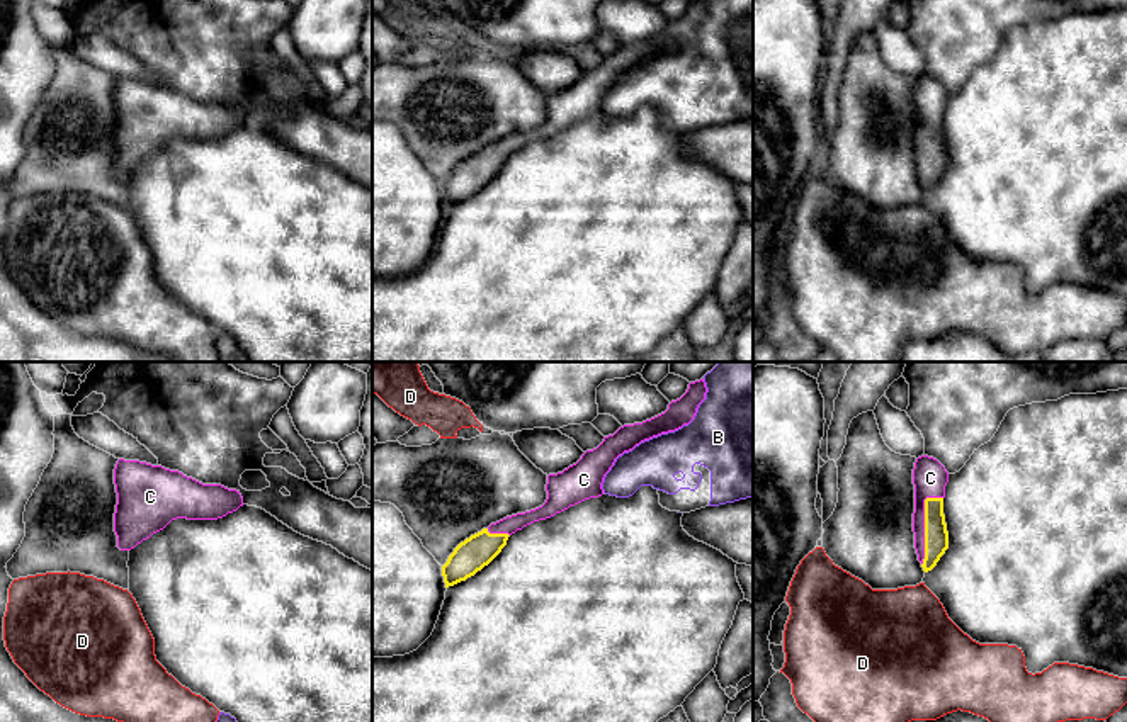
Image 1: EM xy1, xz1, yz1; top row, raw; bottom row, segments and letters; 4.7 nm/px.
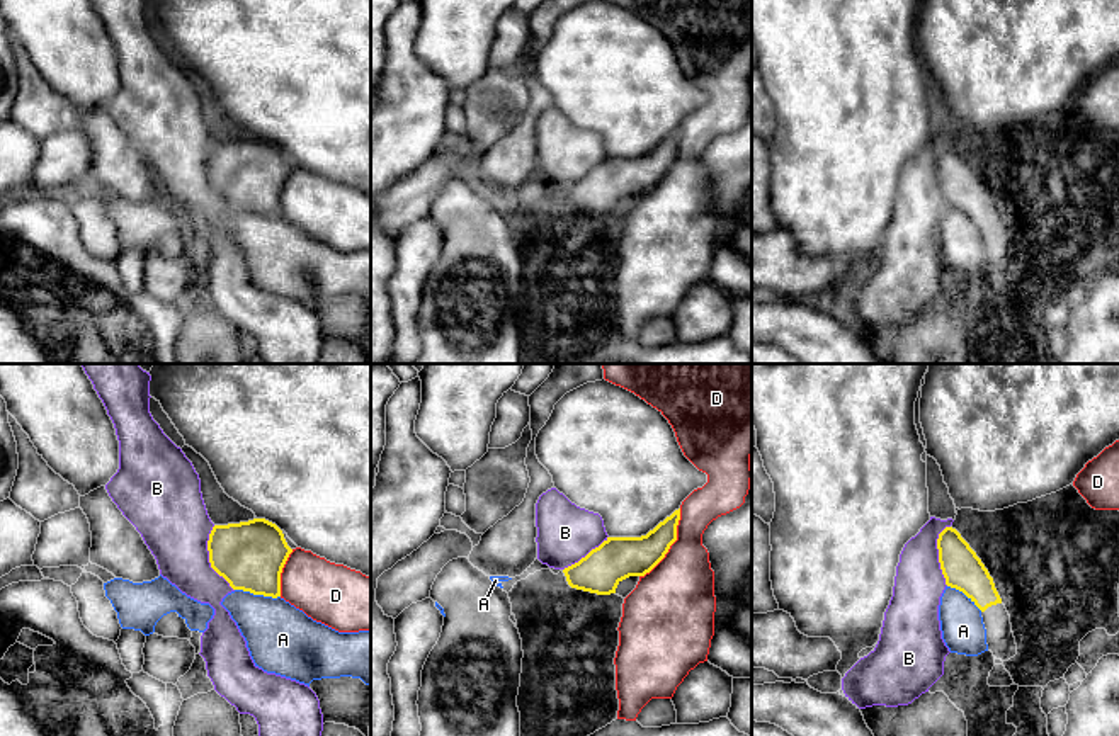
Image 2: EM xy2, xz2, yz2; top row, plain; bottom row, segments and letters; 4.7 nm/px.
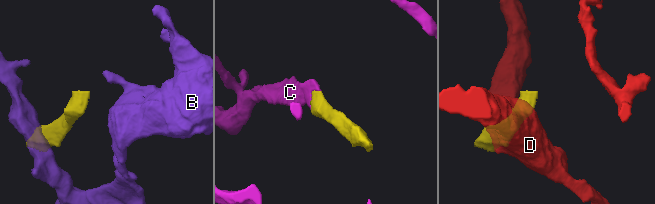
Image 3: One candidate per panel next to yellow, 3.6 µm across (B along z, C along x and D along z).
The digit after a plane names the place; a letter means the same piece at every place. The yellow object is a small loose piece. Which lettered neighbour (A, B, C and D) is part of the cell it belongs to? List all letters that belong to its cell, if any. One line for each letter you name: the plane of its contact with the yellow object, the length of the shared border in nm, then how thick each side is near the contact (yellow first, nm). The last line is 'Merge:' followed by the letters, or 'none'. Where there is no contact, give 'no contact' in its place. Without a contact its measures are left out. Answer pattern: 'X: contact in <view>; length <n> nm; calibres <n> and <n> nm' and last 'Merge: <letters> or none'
C: contact in yz1; length 340 nm; calibres 110 and 160 nm
Merge: C

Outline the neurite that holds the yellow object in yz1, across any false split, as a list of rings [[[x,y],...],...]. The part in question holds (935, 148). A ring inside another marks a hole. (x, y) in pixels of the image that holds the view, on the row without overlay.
[[[921,75],[915,82],[915,133],[913,151],[918,180],[925,192],[932,190],[949,168],[949,151],[943,134],[949,92],[933,76]]]

